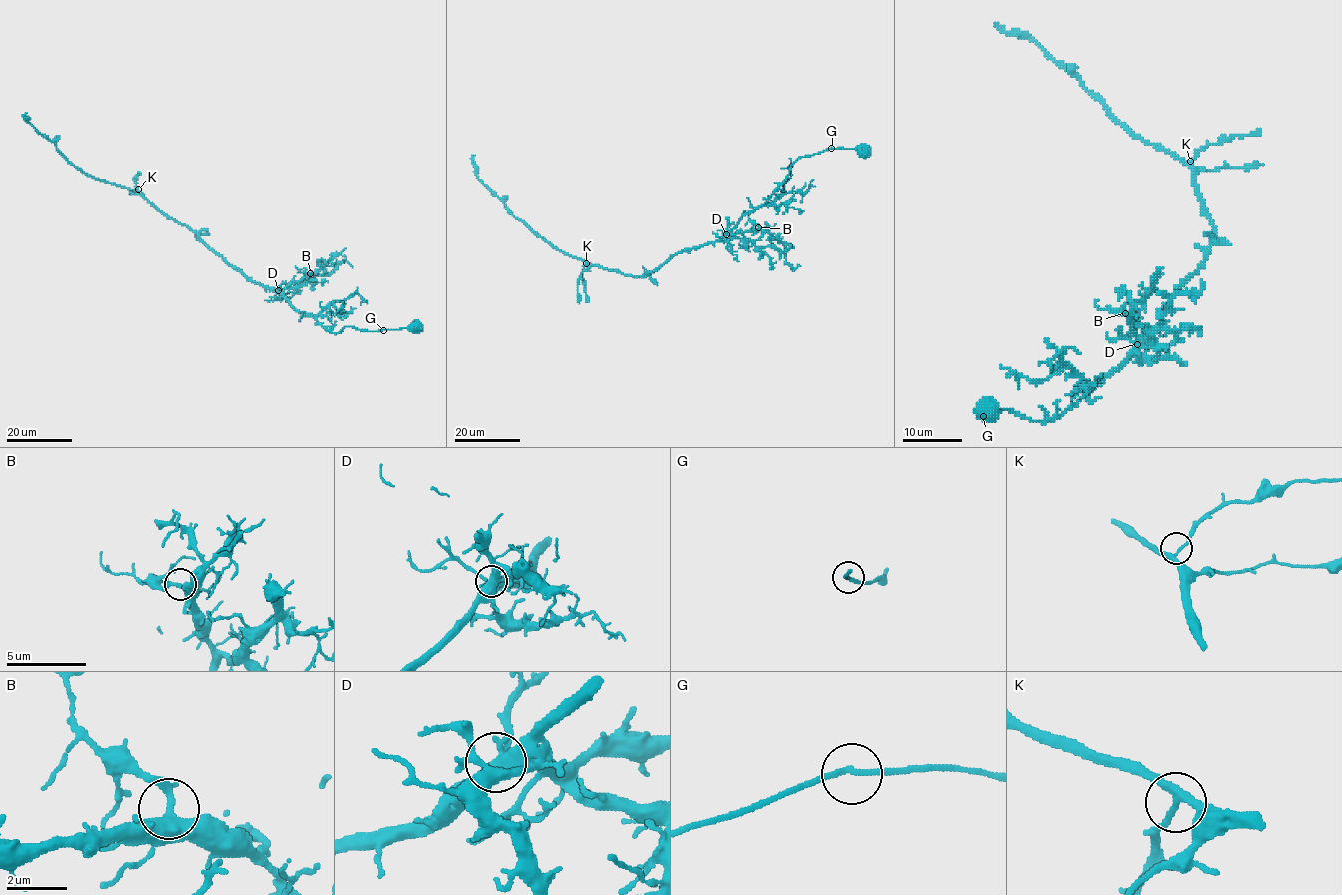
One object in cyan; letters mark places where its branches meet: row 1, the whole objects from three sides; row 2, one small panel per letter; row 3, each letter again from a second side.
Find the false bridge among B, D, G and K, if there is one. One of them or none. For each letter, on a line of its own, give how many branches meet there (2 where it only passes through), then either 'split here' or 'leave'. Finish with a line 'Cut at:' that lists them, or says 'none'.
B: branches 3; leave
D: branches 3; leave
G: branches 2; leave
K: branches 3; leave
Cut at: none

